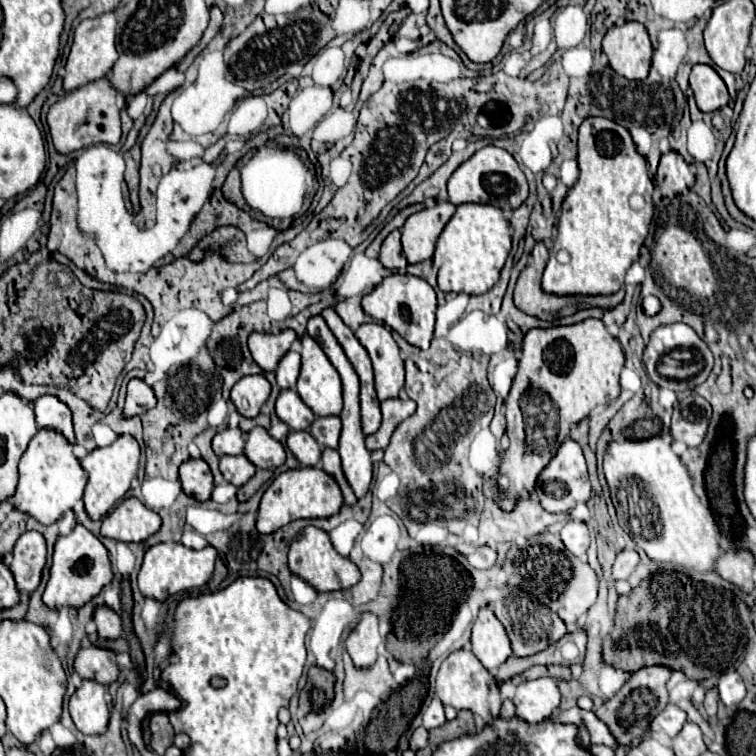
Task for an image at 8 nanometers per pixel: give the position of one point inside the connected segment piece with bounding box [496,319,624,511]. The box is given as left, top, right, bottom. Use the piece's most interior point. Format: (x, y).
(565, 372)

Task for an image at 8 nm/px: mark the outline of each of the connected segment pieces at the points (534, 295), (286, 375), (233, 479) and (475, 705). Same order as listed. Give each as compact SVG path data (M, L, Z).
M536 243L530 255L532 256L529 256L528 267L520 273L516 289L514 289L514 305L520 311L524 311L526 315L550 321L550 319L558 319L558 317L570 317L580 309L592 309L592 307L598 307L598 309L610 309L612 307L614 309L624 299L624 289L614 293L612 297L548 297L548 293L544 293L540 289L540 277L542 277L546 263L548 263L548 249L544 247L544 243Z
M288 351L284 355L284 361L280 361L280 365L276 369L278 387L280 389L294 389L298 373L300 373L300 353Z
M222 457L220 459L220 473L224 475L224 479L236 487L244 485L254 473L256 473L256 467L244 457Z
M468 649L454 651L442 661L436 677L436 695L444 705L452 705L456 711L472 711L480 719L480 725L490 725L500 715L502 707L500 689L496 687L494 677L488 673L488 669L484 669L484 665L480 665L476 655Z

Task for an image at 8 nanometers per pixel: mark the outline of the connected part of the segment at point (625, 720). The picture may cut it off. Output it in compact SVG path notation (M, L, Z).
M644 667L630 675L630 679L624 683L624 687L614 695L614 699L606 701L600 709L596 709L596 717L606 723L612 737L616 739L618 747L632 747L636 741L642 741L648 731L652 719L666 707L668 703L668 691L666 681L670 679L672 671L668 667Z

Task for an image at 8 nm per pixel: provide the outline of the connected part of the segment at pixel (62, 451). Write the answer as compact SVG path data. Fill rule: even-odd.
M40 429L30 441L26 453L20 459L20 481L16 495L8 501L10 507L16 507L28 515L32 515L42 525L56 523L66 511L70 511L84 493L88 475L84 473L80 461L72 453L72 445L60 437L60 433L48 433L48 429Z

